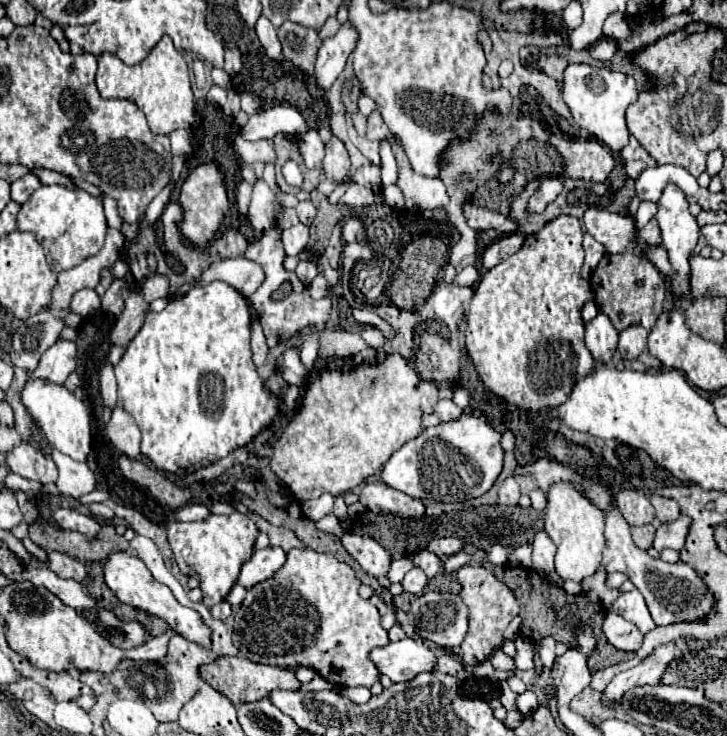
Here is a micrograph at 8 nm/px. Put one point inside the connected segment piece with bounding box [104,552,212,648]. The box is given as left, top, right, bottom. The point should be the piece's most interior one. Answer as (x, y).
(127, 576)

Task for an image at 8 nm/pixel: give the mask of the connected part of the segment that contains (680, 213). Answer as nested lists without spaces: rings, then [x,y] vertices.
[[[668,184],[660,202],[658,202],[658,214],[656,214],[660,232],[662,232],[662,246],[668,252],[668,260],[672,264],[672,274],[666,276],[666,294],[670,296],[672,304],[678,306],[688,294],[690,294],[690,256],[694,254],[698,236],[700,236],[700,228],[696,224],[696,218],[688,212],[688,202],[684,198],[684,192],[674,186]]]

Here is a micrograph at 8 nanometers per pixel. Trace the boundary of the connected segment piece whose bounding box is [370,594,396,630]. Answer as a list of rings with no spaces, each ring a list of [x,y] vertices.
[[[376,594],[370,598],[370,602],[378,608],[378,612],[380,612],[380,624],[382,624],[382,628],[384,630],[390,630],[394,624],[396,624],[396,616],[394,616],[394,610],[388,606],[388,604],[384,604]]]

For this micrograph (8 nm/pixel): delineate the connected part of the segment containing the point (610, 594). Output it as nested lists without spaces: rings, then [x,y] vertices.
[[[598,570],[594,576],[590,576],[590,578],[586,578],[586,580],[582,582],[584,594],[586,594],[594,604],[600,604],[600,606],[604,606],[604,608],[612,606],[614,600],[618,598],[618,594],[620,594],[620,588],[610,588],[610,586],[606,584],[606,576],[608,576],[606,570]]]

